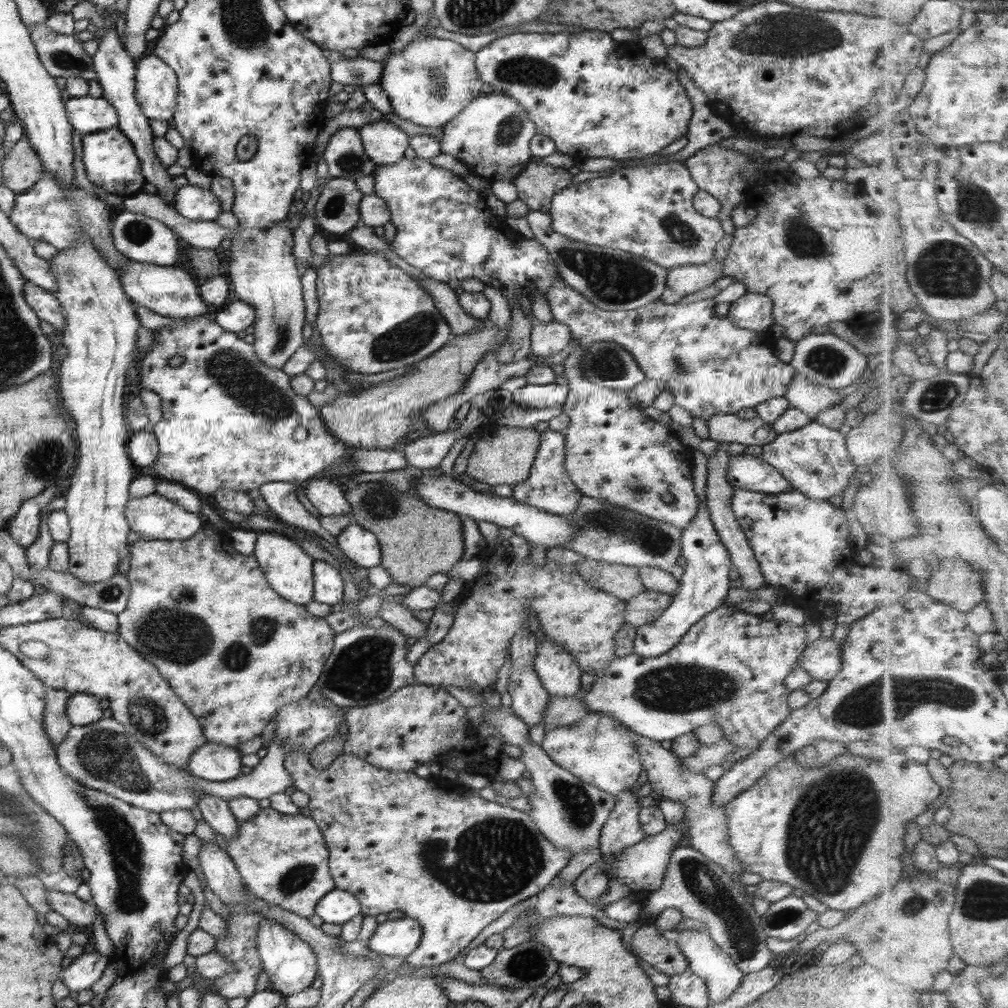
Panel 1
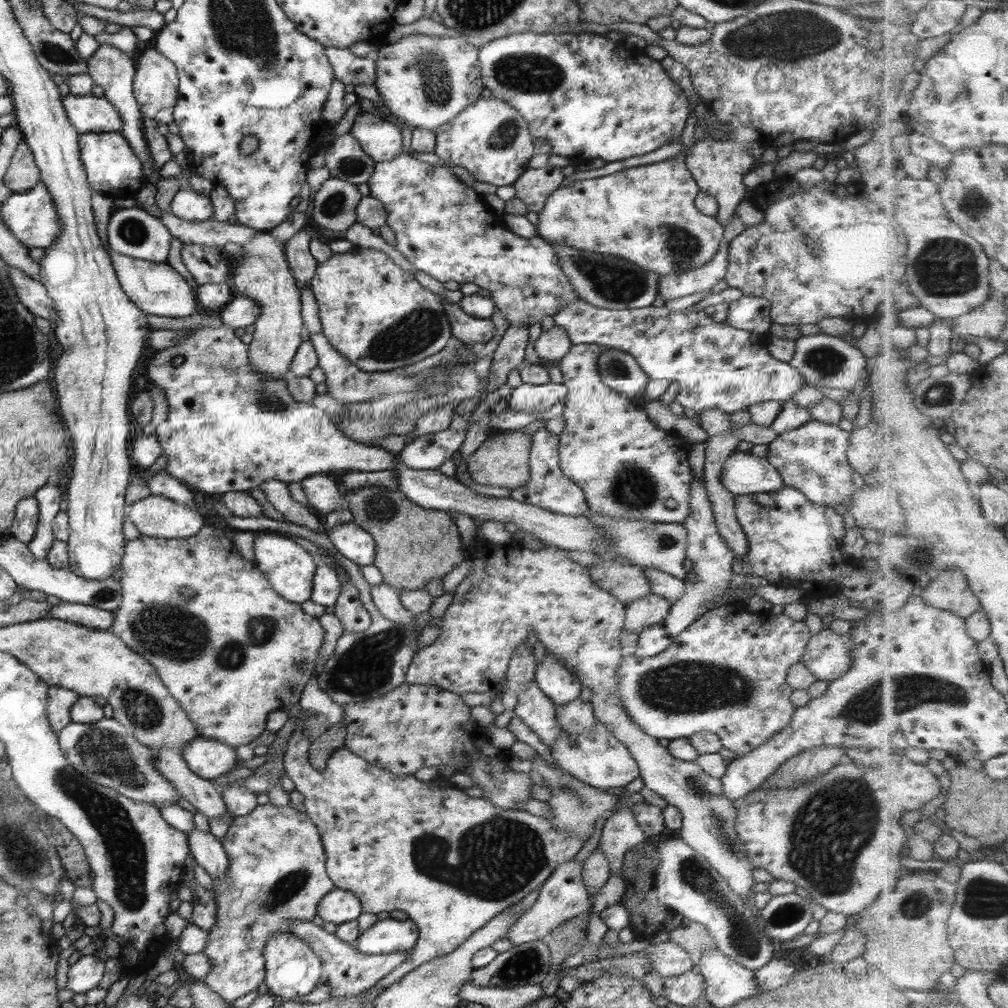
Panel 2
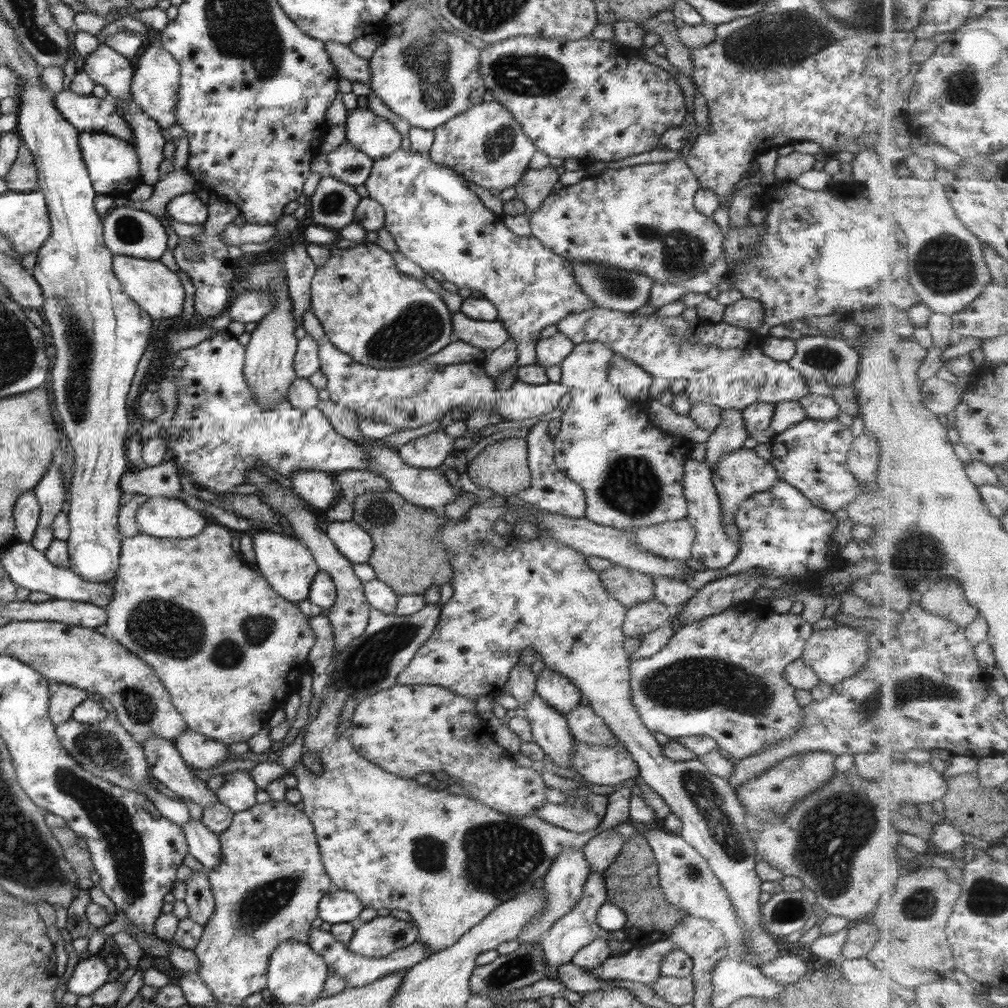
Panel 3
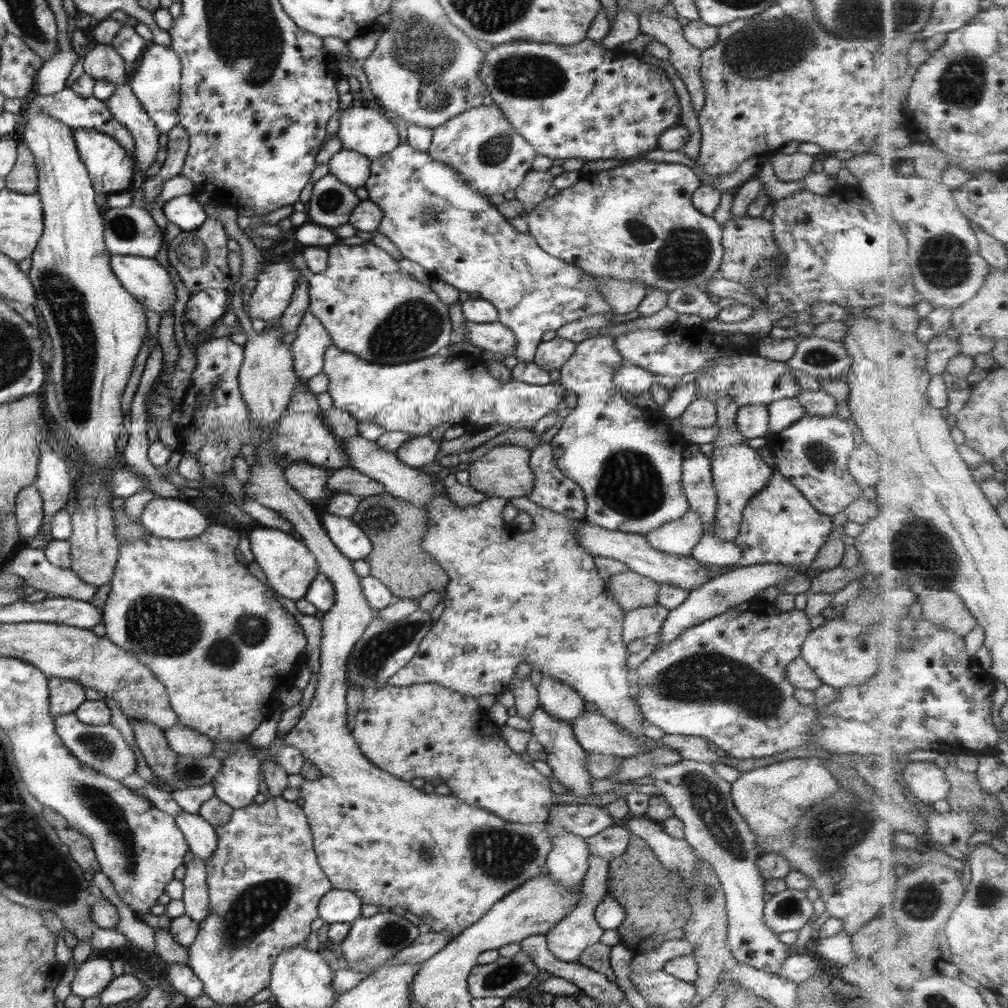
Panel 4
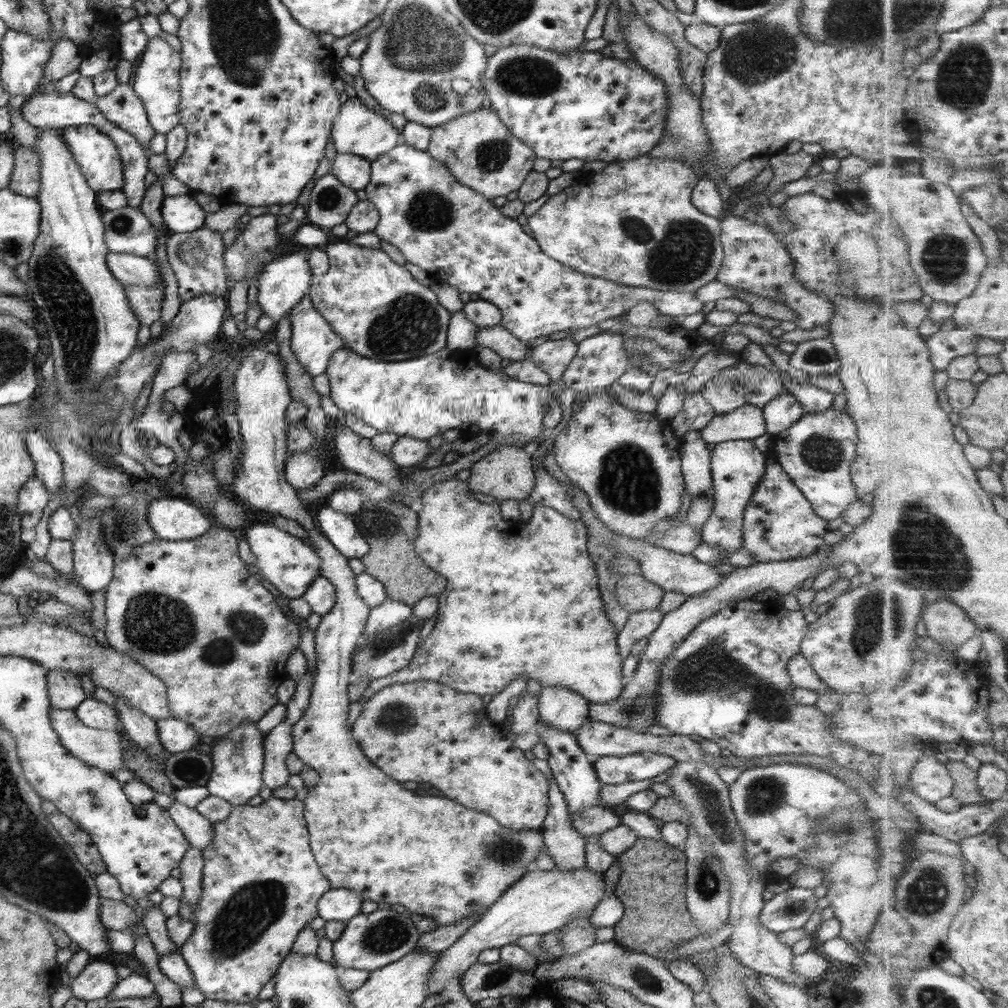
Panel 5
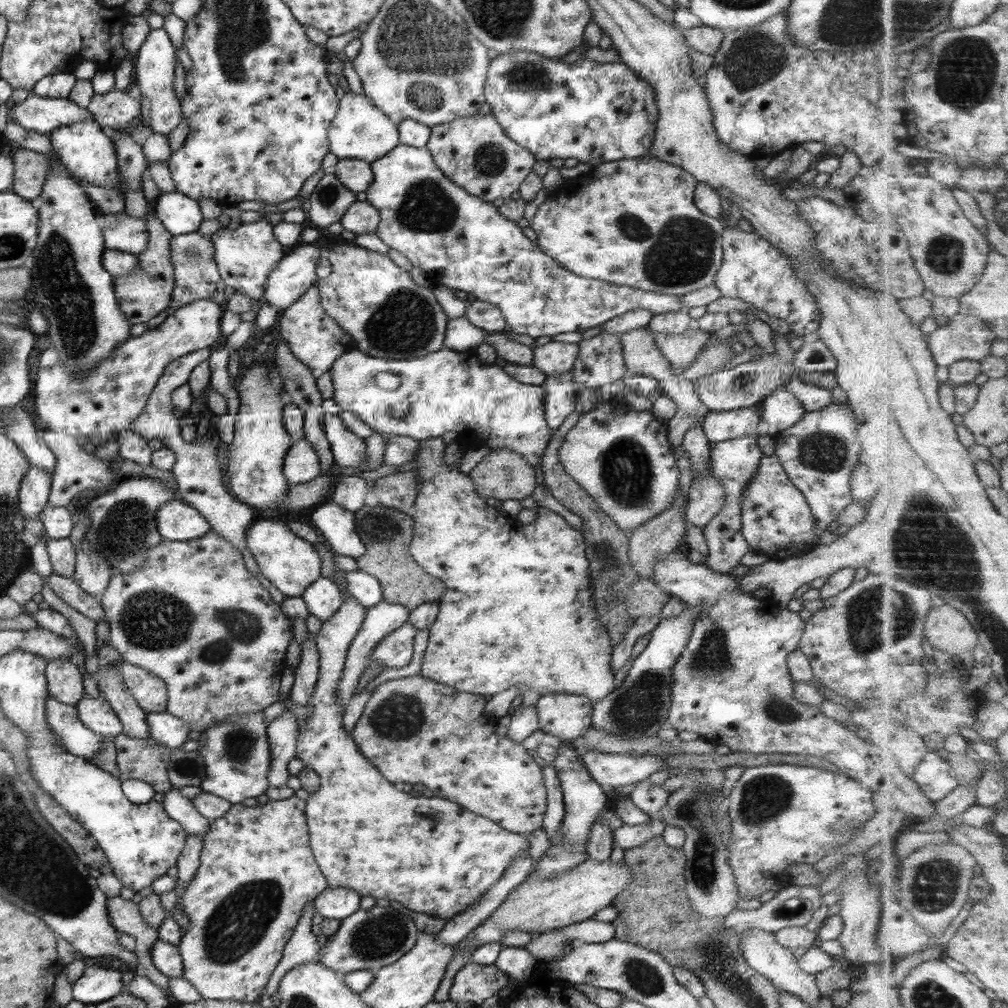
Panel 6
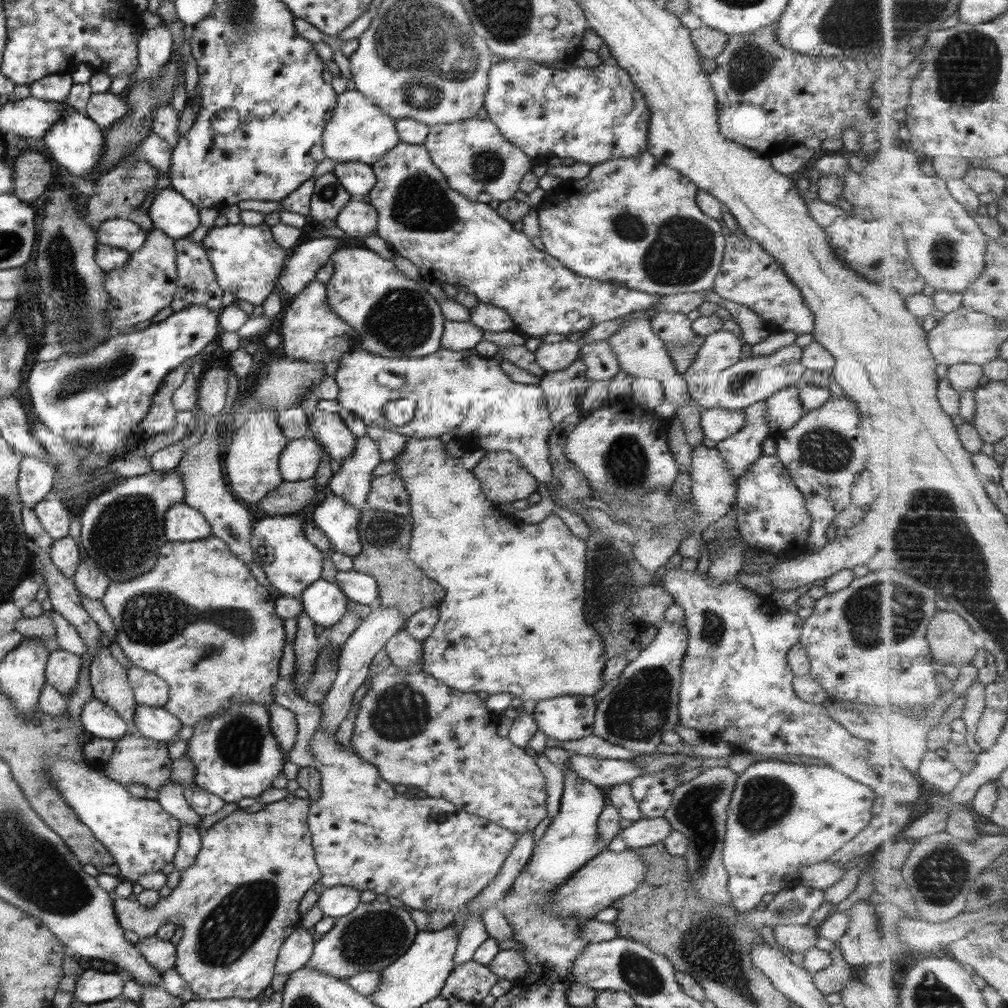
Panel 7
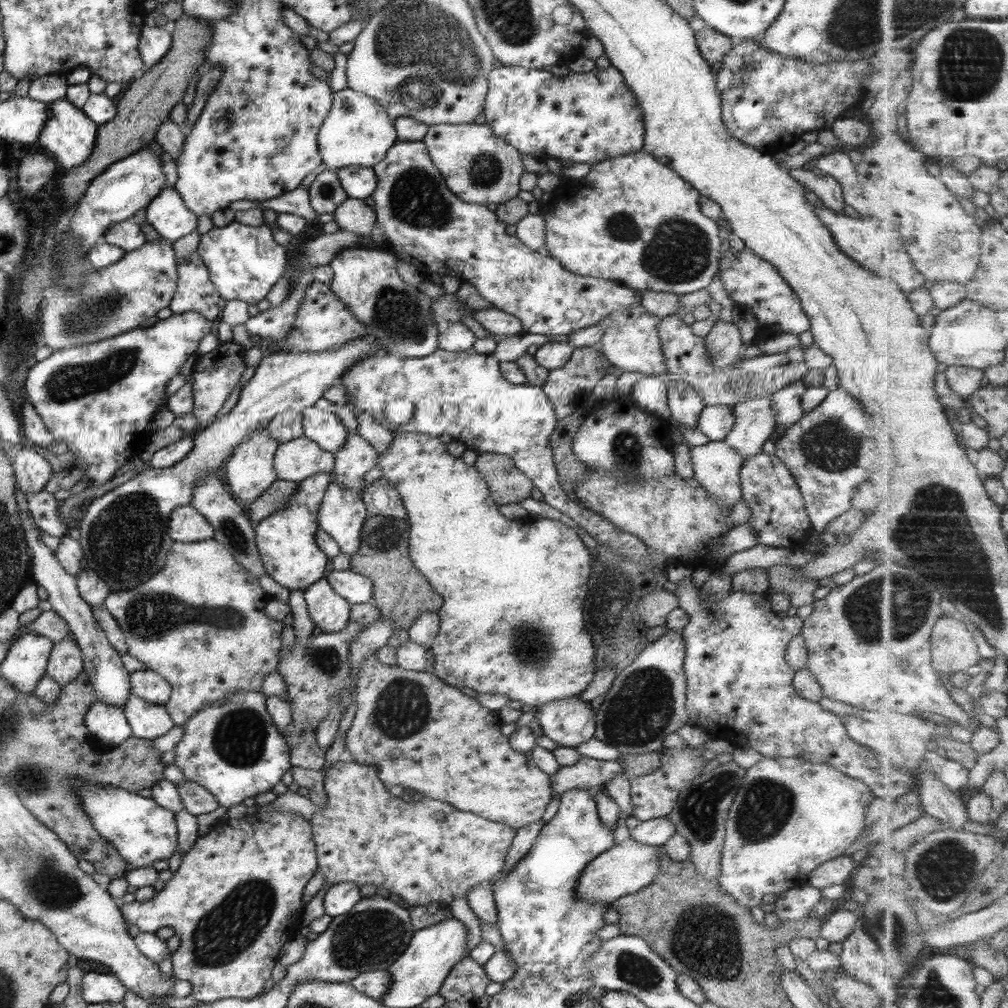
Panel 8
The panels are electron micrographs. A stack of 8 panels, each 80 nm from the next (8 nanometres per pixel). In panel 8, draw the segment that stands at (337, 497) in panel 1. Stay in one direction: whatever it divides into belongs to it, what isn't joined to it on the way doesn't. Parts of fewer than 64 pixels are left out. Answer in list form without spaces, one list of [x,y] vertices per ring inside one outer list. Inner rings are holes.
[[[303,436],[277,445],[273,455],[273,470],[276,478],[289,482],[299,482],[304,478],[317,474],[318,472],[329,472],[333,468],[334,454],[323,450],[311,439]]]

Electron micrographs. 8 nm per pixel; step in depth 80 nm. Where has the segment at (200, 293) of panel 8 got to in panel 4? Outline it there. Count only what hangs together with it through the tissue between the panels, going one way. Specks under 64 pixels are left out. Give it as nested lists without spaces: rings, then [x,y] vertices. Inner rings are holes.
[[[207,217],[199,228],[194,231],[174,231],[168,236],[167,258],[173,267],[183,288],[189,296],[204,289],[229,290],[234,280],[230,276],[227,266],[227,235],[223,232],[222,224],[212,217]]]

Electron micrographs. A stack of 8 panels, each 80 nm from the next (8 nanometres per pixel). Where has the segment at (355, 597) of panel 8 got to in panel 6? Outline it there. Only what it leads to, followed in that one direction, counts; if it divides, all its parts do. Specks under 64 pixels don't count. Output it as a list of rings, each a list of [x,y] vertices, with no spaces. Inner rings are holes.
[[[363,571],[344,572],[346,592],[363,608],[371,608],[382,600],[382,592],[378,580]]]

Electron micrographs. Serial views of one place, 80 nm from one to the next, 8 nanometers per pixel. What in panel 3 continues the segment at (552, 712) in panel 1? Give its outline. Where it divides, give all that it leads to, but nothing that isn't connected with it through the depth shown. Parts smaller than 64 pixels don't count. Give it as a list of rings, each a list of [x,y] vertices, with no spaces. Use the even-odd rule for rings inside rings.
[[[576,706],[564,715],[569,734],[575,741],[599,747],[613,747],[618,742],[607,730],[602,718],[599,718],[589,706]]]

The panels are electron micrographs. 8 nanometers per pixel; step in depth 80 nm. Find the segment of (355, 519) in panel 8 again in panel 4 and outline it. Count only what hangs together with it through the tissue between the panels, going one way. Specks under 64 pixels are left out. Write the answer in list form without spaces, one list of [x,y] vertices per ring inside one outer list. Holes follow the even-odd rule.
[[[325,513],[320,516],[325,535],[350,561],[365,560],[371,550],[371,541],[349,518]]]

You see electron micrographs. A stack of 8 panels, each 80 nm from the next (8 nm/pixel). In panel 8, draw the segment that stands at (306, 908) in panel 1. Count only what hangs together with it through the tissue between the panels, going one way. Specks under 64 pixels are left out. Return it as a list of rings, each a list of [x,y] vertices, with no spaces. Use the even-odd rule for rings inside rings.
[[[255,811],[253,814],[237,820],[227,818],[225,824],[213,826],[207,834],[197,837],[194,845],[181,857],[180,862],[179,868],[175,870],[169,882],[165,882],[165,886],[161,890],[155,891],[155,894],[149,900],[122,903],[119,906],[127,927],[135,924],[139,931],[146,933],[154,933],[161,927],[169,927],[174,930],[174,934],[179,937],[179,945],[171,954],[172,978],[189,982],[191,985],[190,994],[198,1003],[205,1004],[223,998],[247,1000],[259,995],[262,992],[263,983],[270,977],[271,968],[275,966],[278,960],[280,948],[301,931],[300,924],[305,905],[301,900],[303,887],[307,885],[309,878],[313,876],[313,872],[317,869],[316,848],[312,839],[310,823],[305,822],[295,813],[281,813],[279,811]]]

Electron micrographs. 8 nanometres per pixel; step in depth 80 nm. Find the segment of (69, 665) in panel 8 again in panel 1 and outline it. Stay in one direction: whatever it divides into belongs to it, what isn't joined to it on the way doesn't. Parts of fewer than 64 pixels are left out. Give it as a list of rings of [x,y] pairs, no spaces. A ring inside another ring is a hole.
[[[47,689],[43,711],[43,732],[49,738],[53,750],[63,742],[72,724],[66,717],[66,706],[72,694],[65,690]]]

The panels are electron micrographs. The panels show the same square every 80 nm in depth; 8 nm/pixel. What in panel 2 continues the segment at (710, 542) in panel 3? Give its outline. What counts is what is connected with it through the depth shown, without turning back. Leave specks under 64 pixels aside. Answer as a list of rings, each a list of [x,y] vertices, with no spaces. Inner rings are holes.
[[[693,474],[688,492],[688,513],[682,525],[688,530],[686,558],[693,562],[693,568],[687,577],[692,580],[692,589],[677,602],[671,604],[668,615],[663,620],[638,633],[636,649],[633,652],[635,657],[650,657],[665,650],[679,631],[715,606],[712,600],[720,597],[724,588],[727,588],[729,582],[735,579],[730,569],[735,560],[734,552],[717,534],[718,528],[704,487],[704,480],[693,477]]]

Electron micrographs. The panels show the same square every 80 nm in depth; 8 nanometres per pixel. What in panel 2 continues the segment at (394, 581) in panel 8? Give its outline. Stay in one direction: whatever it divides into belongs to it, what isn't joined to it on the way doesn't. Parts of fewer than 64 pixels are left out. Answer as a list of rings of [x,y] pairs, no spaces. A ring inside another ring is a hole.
[[[381,486],[360,488],[347,494],[344,500],[345,506],[352,514],[351,522],[365,530],[365,533],[374,540],[375,552],[372,564],[381,573],[382,582],[396,588],[398,592],[424,589],[428,582],[434,578],[442,579],[455,568],[456,564],[464,560],[465,551],[460,535],[449,513],[417,506],[401,491],[390,491]]]

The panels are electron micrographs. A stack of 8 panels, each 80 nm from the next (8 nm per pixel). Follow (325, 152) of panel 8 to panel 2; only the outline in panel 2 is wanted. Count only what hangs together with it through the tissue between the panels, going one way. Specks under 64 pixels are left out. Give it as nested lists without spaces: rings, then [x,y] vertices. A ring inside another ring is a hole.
[[[357,113],[348,133],[374,163],[391,160],[401,153],[399,127],[375,113]]]

